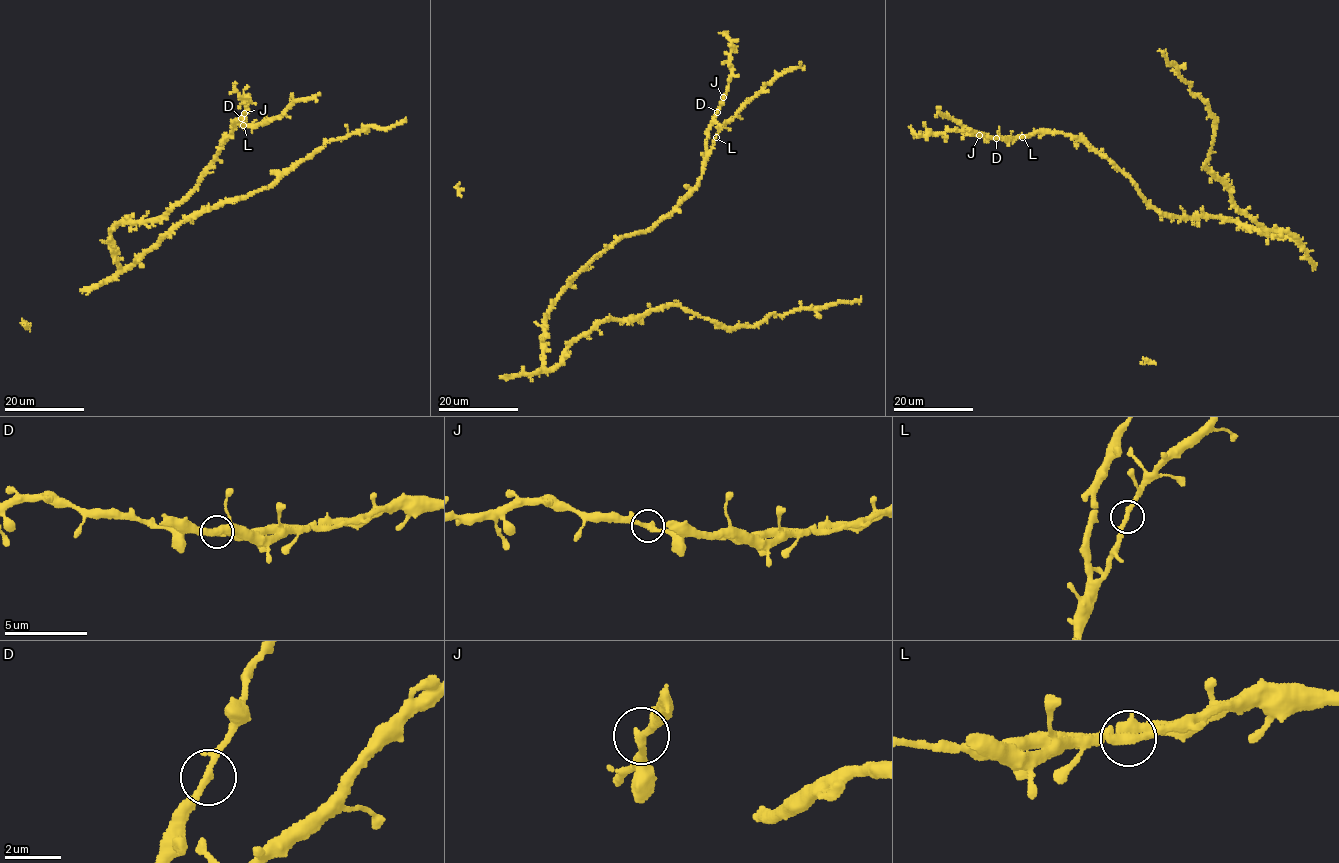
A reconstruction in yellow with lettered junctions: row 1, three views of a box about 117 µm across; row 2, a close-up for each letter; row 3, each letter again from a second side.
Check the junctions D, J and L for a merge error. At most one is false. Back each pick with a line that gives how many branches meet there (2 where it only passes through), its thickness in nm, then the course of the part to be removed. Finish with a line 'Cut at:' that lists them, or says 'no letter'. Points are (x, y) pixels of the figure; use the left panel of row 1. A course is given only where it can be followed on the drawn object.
Cut at: no letter

